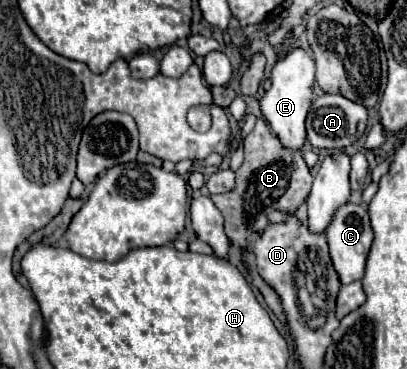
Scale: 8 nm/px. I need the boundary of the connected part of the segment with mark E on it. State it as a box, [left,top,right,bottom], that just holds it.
[259,48,315,152]

